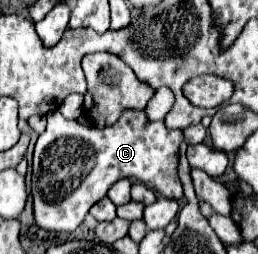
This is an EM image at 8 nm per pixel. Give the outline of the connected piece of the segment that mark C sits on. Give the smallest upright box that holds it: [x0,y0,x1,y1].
[31,110,183,232]

